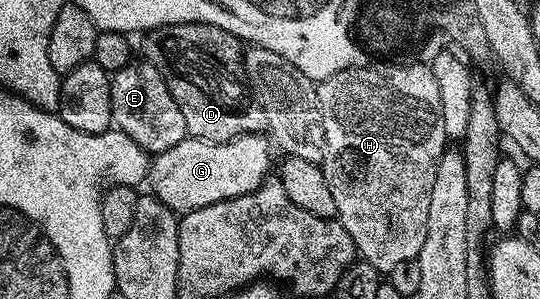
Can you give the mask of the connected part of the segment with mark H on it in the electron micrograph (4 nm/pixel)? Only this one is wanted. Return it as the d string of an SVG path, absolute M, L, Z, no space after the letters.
M422 61L349 67L318 83L318 100L322 106L326 142L320 166L324 173L324 181L328 181L328 189L336 200L336 218L344 229L348 229L348 237L352 237L355 252L380 273L389 273L396 269L400 261L417 259L420 249L424 246L424 237L428 237L428 205L432 201L432 184L436 182L436 165L440 165L440 157L448 150L448 136L444 127L444 117L441 115L440 88L436 83L436 77L433 76L432 67Z

